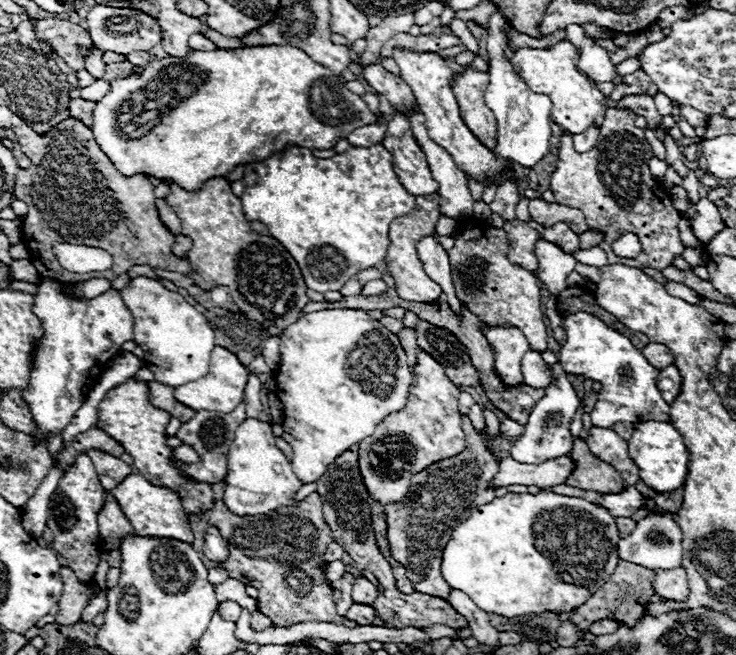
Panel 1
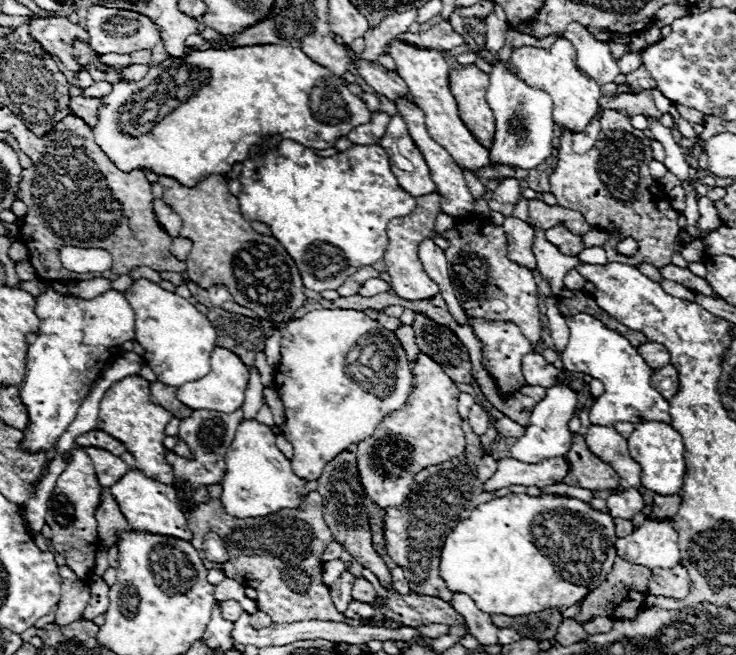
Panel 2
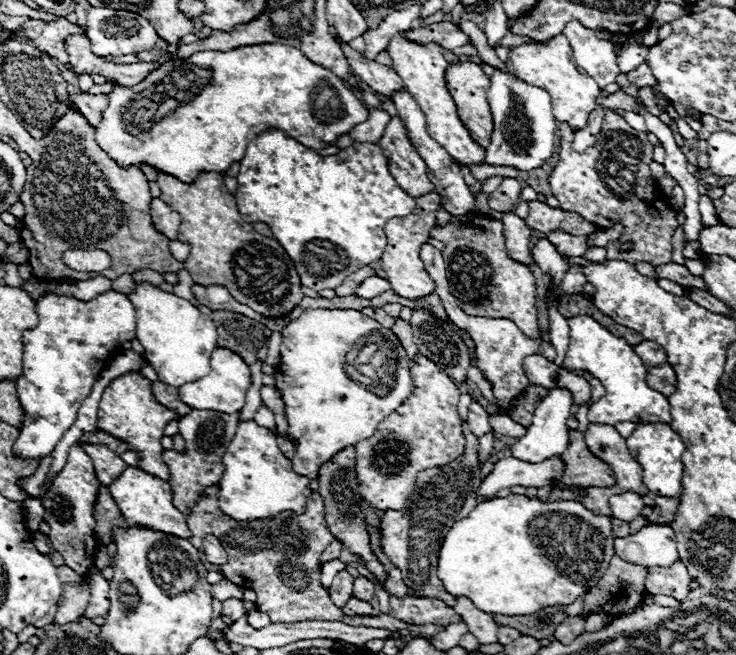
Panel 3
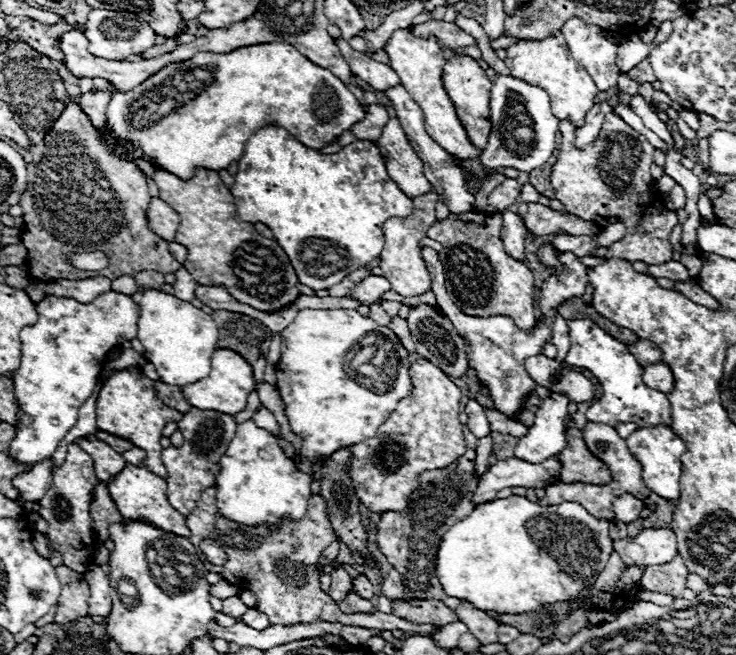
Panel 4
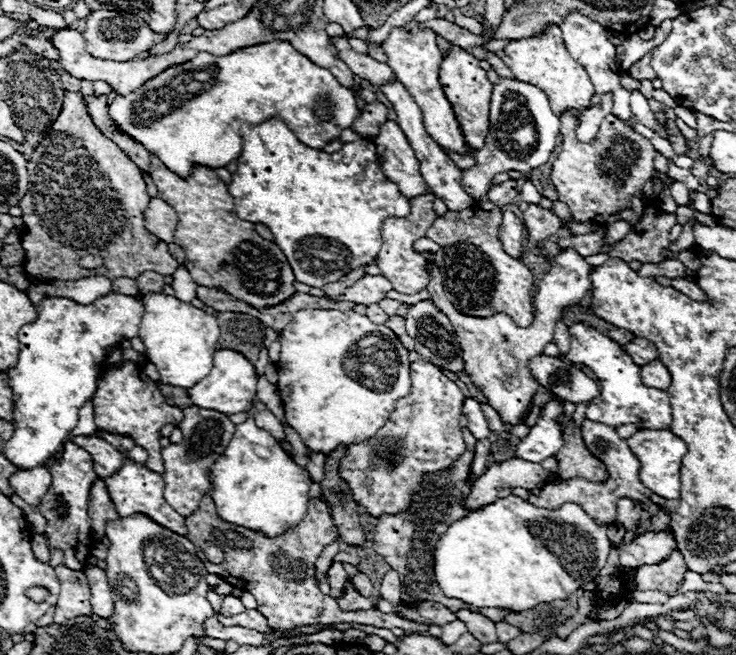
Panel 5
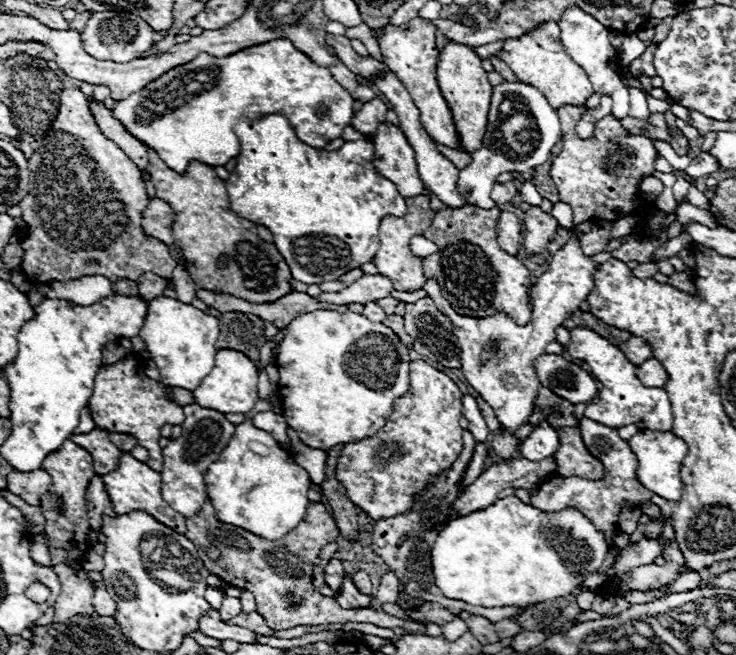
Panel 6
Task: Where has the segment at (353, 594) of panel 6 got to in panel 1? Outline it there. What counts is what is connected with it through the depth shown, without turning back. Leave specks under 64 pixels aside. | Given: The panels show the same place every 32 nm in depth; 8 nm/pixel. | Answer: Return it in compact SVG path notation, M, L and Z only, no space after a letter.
M354 602L354 604L350 606L350 610L346 612L346 616L348 616L350 620L356 620L360 626L368 626L368 624L374 624L374 620L376 620L376 610L374 610L372 606Z

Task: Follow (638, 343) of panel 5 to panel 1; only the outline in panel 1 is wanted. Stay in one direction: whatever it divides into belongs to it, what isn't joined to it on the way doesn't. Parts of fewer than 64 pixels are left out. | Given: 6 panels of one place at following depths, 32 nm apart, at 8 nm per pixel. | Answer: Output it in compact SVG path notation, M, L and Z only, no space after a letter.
M650 342L648 346L642 348L642 354L644 354L644 358L646 358L654 368L658 368L658 370L674 364L672 352L670 352L664 344L654 344L654 342Z

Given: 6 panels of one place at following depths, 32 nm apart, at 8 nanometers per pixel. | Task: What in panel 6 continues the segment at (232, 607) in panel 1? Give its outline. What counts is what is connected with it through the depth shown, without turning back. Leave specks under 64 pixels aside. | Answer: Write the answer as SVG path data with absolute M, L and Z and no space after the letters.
M226 596L218 612L220 612L220 618L222 618L222 620L230 620L230 618L238 616L238 614L242 612L240 600L238 600L238 598L228 598L228 596Z

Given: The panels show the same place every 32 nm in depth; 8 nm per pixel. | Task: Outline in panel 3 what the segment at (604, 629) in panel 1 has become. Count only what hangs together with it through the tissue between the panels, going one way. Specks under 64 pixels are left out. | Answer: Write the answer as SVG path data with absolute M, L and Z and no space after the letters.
M590 614L586 620L585 631L602 630L608 624L610 624L610 621L605 614Z

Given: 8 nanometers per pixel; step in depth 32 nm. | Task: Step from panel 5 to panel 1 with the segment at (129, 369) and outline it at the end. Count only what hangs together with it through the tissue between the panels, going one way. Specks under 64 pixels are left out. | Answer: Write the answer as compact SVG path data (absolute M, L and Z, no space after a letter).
M128 378L126 382L108 390L104 400L100 402L98 426L124 446L124 450L134 458L134 468L140 474L144 474L150 482L176 490L176 494L182 498L184 512L190 516L190 514L196 514L196 510L212 506L212 490L210 490L210 484L198 484L198 482L192 482L192 480L180 476L176 466L170 464L172 448L166 446L168 422L170 422L170 414L166 410L160 410L150 404L148 382Z

